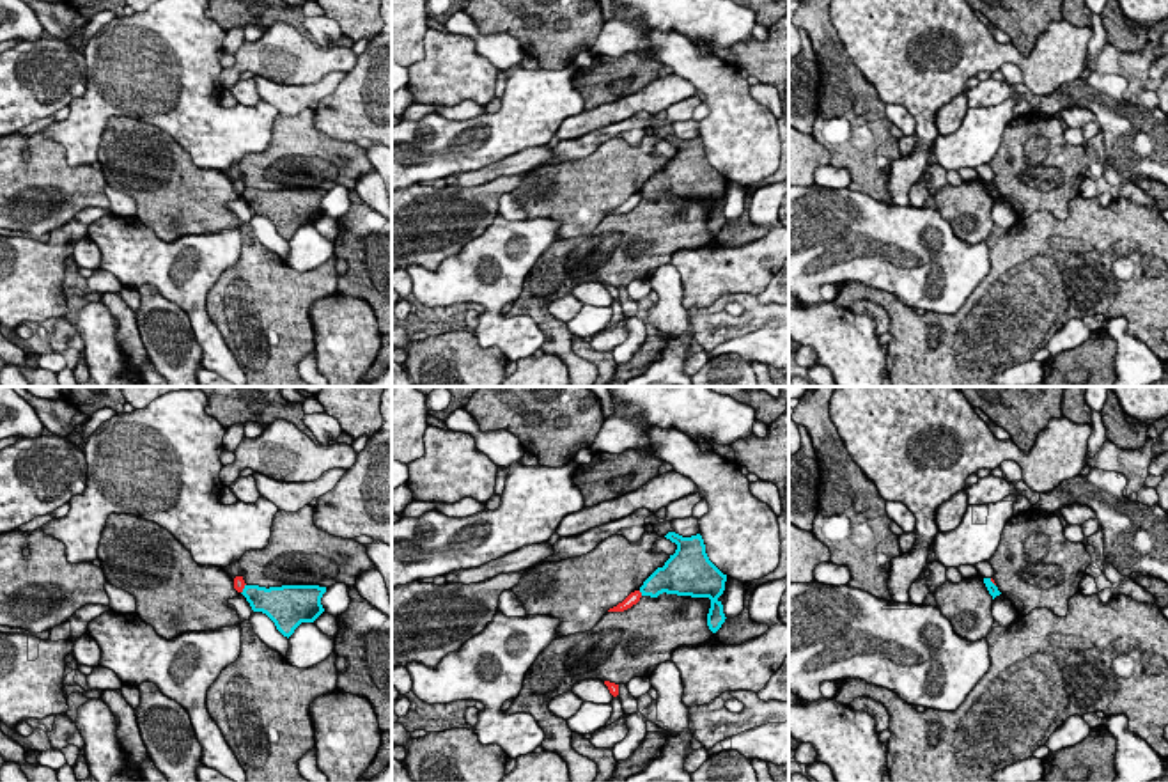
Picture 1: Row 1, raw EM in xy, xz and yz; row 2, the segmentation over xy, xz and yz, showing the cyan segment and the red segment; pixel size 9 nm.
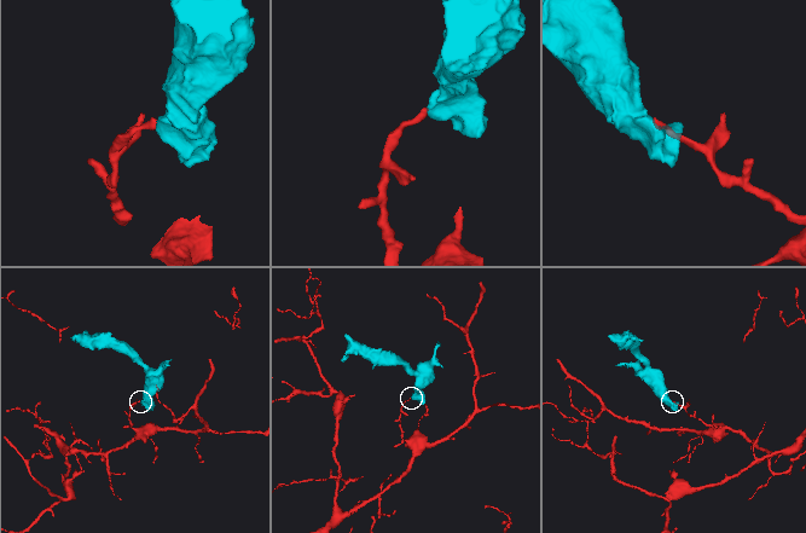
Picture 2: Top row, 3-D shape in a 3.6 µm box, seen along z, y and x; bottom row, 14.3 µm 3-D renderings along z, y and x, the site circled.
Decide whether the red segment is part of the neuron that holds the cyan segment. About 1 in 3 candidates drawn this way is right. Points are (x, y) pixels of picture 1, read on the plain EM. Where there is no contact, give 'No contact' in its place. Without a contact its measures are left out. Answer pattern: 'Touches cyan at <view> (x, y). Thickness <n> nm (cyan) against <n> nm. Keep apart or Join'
Touches cyan at xz (640, 194). Thickness 220 nm (cyan) against 120 nm. Keep apart

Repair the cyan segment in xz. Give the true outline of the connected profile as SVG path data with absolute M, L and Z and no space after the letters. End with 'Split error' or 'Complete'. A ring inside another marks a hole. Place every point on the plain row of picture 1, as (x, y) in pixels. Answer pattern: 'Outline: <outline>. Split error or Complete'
Outline: M675 135L665 138L677 147L677 152L658 170L640 190L642 199L658 200L659 197L677 197L691 200L709 200L711 211L707 229L716 236L725 225L723 207L718 202L725 193L723 177L707 160L700 137L682 140Z. Complete

